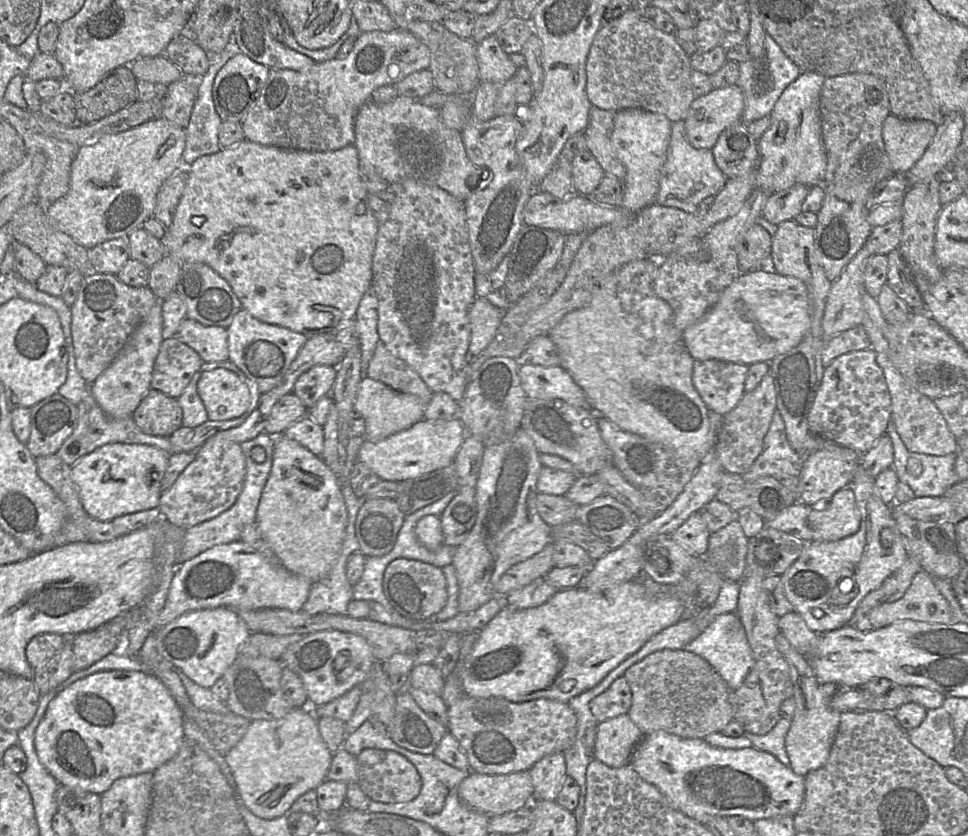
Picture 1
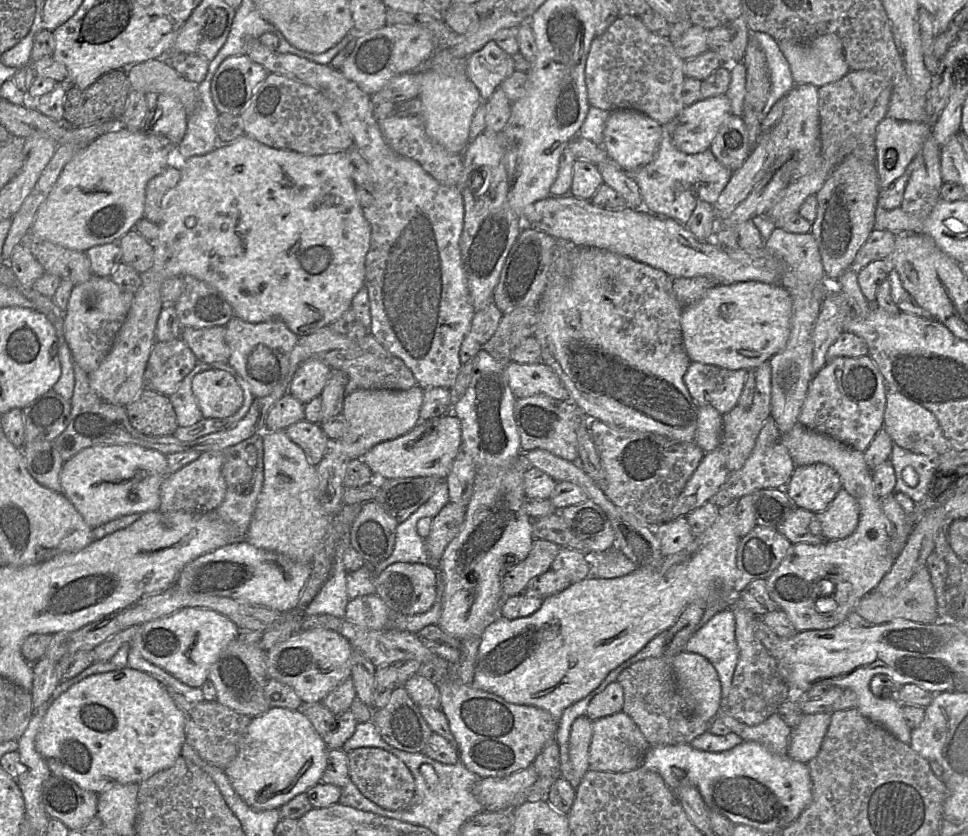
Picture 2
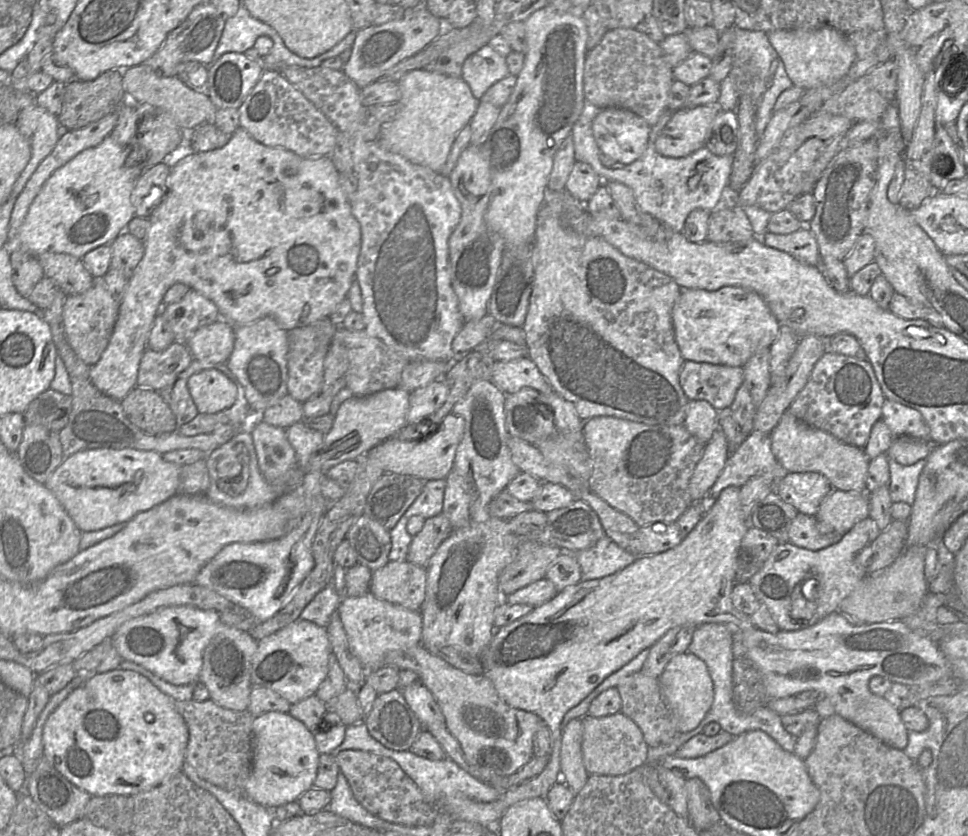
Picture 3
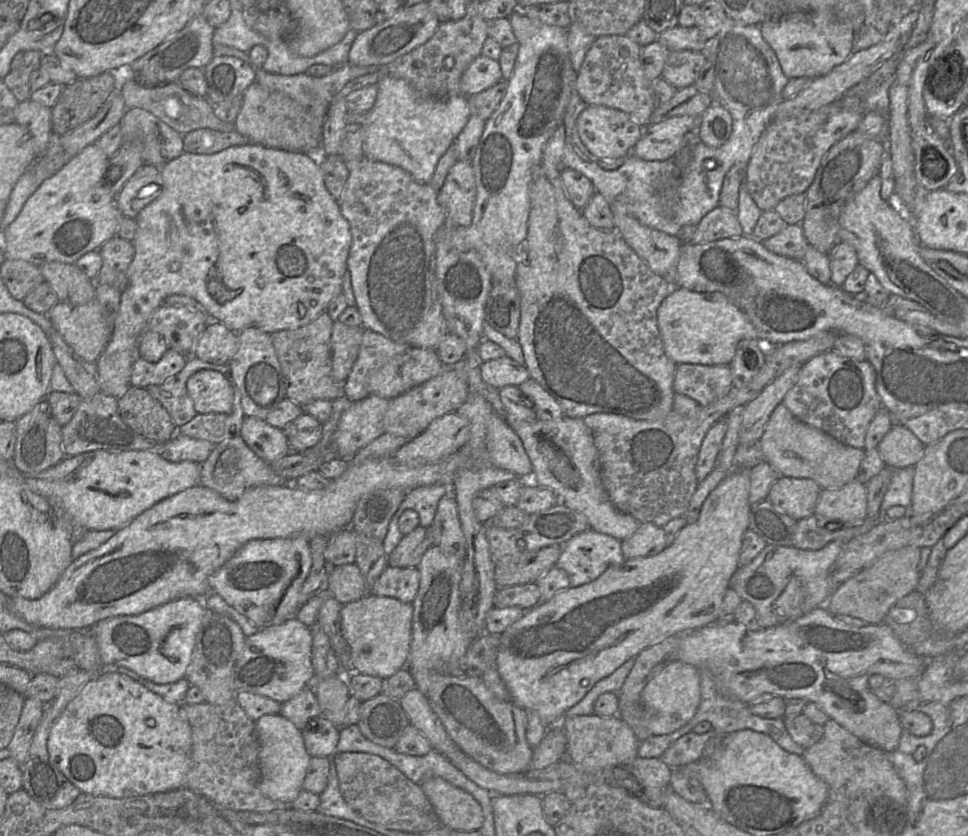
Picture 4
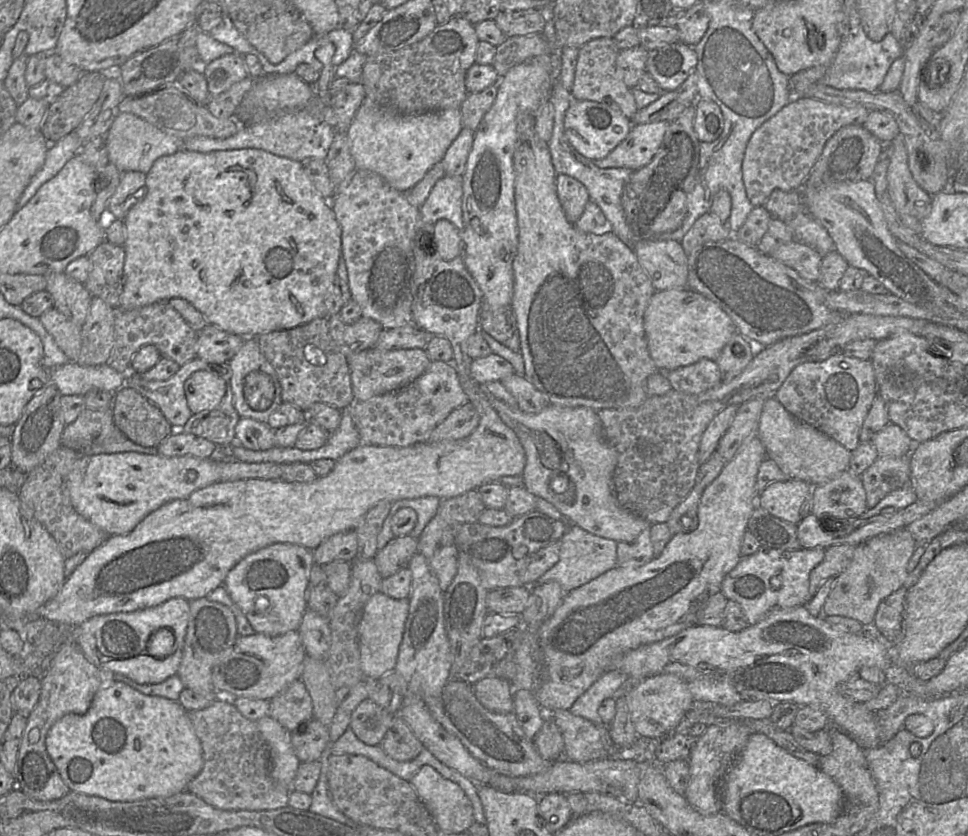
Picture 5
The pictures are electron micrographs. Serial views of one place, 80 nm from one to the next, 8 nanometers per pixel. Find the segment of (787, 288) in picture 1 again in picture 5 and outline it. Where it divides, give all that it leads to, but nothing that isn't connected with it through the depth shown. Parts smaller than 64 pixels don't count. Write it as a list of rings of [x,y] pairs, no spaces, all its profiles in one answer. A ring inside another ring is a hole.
[[[690,289],[656,291],[644,314],[648,350],[659,372],[693,364],[701,359],[715,361],[733,334],[738,333],[731,318],[712,300]]]

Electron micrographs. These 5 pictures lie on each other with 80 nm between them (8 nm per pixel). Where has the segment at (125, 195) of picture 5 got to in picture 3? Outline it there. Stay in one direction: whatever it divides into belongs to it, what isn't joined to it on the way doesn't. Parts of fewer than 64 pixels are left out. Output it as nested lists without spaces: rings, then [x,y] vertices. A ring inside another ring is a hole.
[[[157,163],[138,176],[130,195],[135,216],[148,218],[165,199],[170,170],[170,166],[166,163]]]

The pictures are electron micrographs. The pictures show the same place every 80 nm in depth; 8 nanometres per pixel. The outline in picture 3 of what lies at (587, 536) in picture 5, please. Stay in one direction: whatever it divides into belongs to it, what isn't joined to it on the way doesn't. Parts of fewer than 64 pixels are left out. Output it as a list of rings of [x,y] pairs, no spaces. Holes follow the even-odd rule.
[[[608,536],[592,547],[574,553],[581,567],[581,581],[600,579],[632,564],[636,556],[624,550]]]

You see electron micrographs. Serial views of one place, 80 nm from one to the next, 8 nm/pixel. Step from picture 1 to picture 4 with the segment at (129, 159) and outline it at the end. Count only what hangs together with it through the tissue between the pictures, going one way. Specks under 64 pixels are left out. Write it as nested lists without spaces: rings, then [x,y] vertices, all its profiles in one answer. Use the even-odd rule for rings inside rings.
[[[96,145],[86,146],[58,172],[44,180],[27,199],[17,217],[2,231],[1,245],[6,259],[21,259],[40,266],[45,262],[74,263],[117,234],[123,217],[113,195],[103,185],[109,157]]]

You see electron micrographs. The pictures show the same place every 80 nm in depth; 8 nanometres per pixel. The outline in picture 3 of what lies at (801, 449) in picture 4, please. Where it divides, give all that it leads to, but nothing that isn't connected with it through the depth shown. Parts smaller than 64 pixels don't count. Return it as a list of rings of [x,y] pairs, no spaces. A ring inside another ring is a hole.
[[[789,410],[782,414],[779,422],[770,433],[770,437],[771,450],[787,473],[818,472],[828,479],[833,490],[867,492],[866,479],[869,458],[864,449],[848,445],[833,435],[806,424],[793,416]]]

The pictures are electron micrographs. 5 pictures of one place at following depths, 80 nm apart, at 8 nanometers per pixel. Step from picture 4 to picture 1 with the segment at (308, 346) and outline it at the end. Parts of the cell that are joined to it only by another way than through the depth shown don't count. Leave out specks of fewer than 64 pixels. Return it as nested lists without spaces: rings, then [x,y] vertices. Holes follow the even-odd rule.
[[[315,365],[301,374],[296,380],[293,393],[307,409],[320,398],[329,396],[336,378],[336,369],[329,365]]]

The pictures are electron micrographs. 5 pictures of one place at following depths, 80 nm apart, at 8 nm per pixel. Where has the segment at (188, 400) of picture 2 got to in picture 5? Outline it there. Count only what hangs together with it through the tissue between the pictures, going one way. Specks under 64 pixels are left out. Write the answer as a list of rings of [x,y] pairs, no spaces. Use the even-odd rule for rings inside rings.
[[[195,357],[180,366],[168,380],[147,381],[140,375],[126,375],[125,385],[135,389],[156,405],[175,429],[181,429],[193,415],[188,407],[184,391],[185,381],[196,371],[210,370],[219,372],[214,364]]]

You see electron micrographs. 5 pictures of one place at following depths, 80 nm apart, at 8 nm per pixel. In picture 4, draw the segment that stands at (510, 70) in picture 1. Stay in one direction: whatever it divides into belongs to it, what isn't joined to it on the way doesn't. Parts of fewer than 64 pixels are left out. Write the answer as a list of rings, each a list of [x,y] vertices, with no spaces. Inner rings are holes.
[[[477,56],[465,69],[460,83],[460,93],[465,96],[478,94],[502,81],[498,60]]]

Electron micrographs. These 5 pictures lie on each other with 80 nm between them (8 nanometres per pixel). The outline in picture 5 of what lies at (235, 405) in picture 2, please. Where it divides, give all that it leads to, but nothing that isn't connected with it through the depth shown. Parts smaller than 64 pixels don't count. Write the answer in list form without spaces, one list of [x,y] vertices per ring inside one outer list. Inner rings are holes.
[[[216,371],[194,372],[184,383],[184,391],[189,409],[193,414],[211,411],[222,401],[227,383]]]

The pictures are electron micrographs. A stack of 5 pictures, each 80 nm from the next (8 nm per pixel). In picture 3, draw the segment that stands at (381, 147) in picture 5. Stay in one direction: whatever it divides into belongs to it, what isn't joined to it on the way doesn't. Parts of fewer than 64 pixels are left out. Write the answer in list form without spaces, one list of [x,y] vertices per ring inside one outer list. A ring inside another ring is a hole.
[[[414,70],[398,82],[400,110],[379,133],[378,142],[386,150],[407,160],[440,172],[459,132],[469,124],[480,101],[476,99],[462,77],[452,77],[435,71]]]

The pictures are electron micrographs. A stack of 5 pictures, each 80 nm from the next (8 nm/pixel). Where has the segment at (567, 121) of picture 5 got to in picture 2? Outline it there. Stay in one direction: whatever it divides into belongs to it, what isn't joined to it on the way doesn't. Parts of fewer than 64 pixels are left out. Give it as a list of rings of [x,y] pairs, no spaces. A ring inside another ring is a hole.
[[[635,110],[610,112],[603,131],[602,147],[608,157],[625,171],[634,171],[650,163],[659,148],[662,126],[649,116]]]

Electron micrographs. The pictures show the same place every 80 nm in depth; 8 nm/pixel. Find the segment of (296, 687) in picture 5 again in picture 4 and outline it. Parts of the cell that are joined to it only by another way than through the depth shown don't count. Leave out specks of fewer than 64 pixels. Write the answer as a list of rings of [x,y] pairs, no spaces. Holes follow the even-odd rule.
[[[305,687],[290,700],[281,703],[280,715],[290,720],[299,730],[309,728],[311,720],[321,715],[315,693]]]

